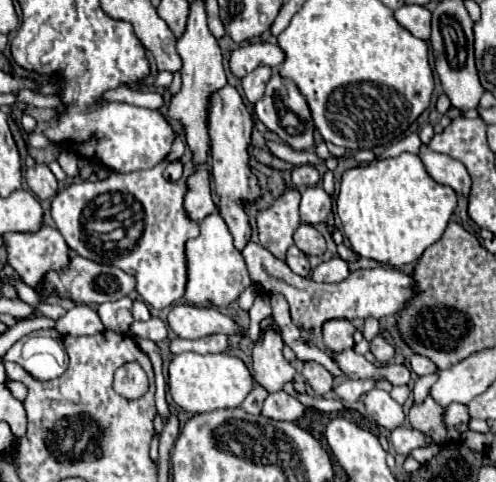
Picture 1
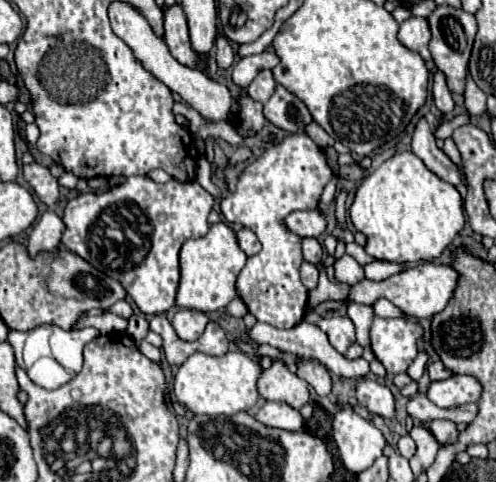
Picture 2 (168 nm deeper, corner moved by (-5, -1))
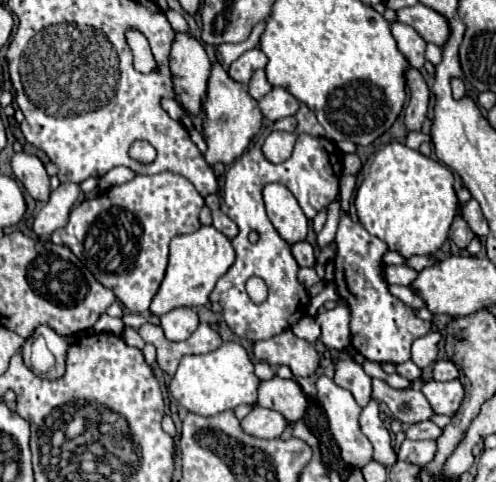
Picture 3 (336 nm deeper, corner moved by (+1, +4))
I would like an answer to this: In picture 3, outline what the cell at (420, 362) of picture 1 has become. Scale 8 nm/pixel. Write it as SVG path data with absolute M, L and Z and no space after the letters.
M444 359L444 361L436 361L434 363L434 379L436 381L450 381L458 377L458 369L452 361Z

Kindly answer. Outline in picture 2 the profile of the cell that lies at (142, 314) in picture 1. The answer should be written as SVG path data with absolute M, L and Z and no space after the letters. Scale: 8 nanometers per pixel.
M136 312L134 316L130 316L130 320L128 320L128 330L126 330L126 332L134 338L134 342L144 340L144 336L148 334L148 320L144 318L144 314Z

